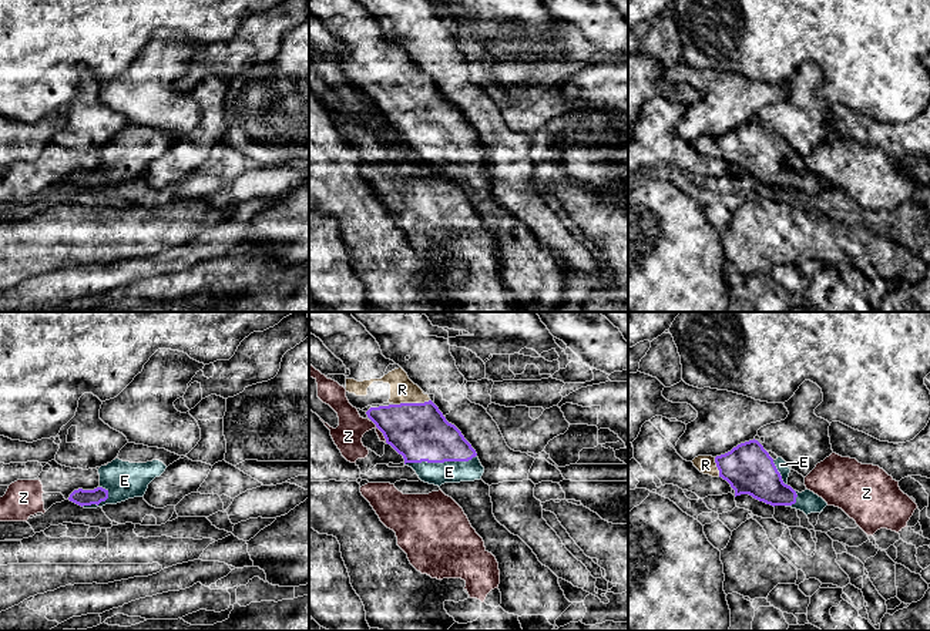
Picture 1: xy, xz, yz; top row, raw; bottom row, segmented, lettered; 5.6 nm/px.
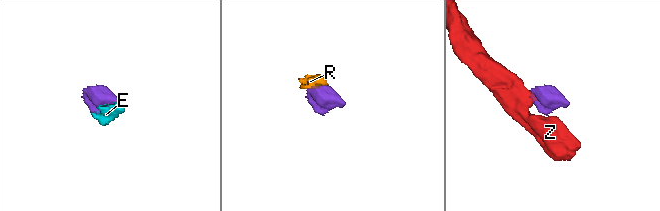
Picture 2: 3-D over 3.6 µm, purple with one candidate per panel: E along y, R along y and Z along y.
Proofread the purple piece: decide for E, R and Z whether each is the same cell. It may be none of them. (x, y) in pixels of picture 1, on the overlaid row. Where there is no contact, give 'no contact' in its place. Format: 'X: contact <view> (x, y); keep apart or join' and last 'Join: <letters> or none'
E: contact xz (440, 462); join
R: contact xz (410, 403); join
Z: contact xz (380, 430); keep apart
Join: E, R

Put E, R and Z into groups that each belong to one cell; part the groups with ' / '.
E R / Z

